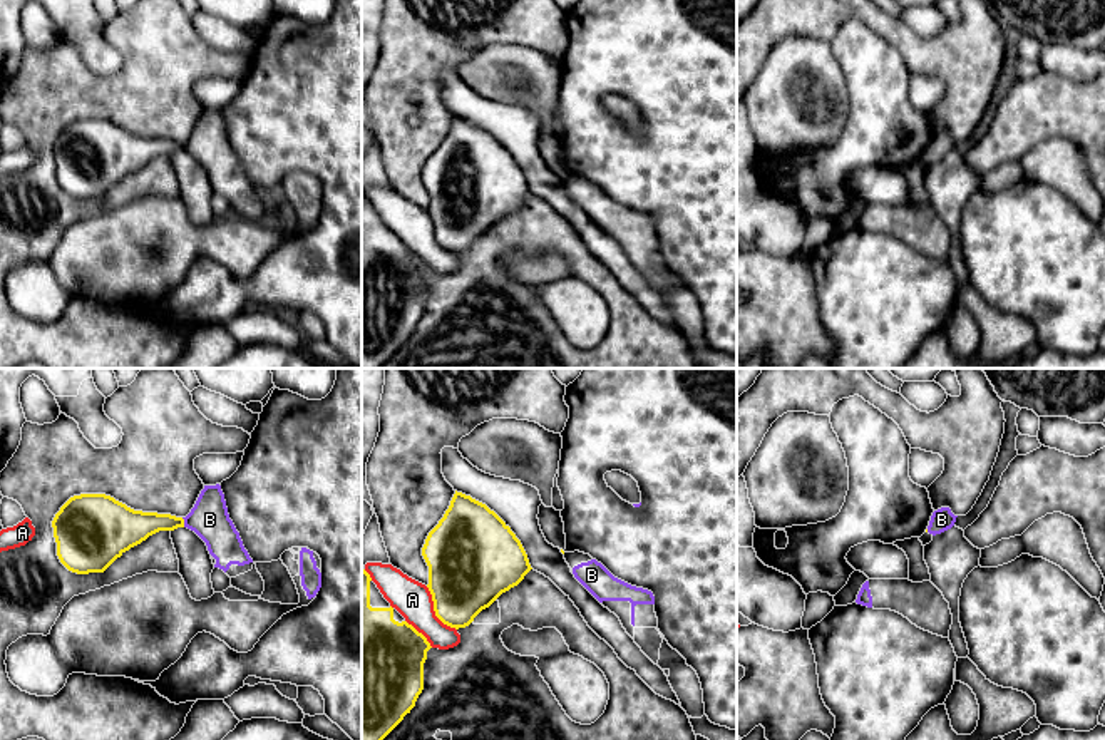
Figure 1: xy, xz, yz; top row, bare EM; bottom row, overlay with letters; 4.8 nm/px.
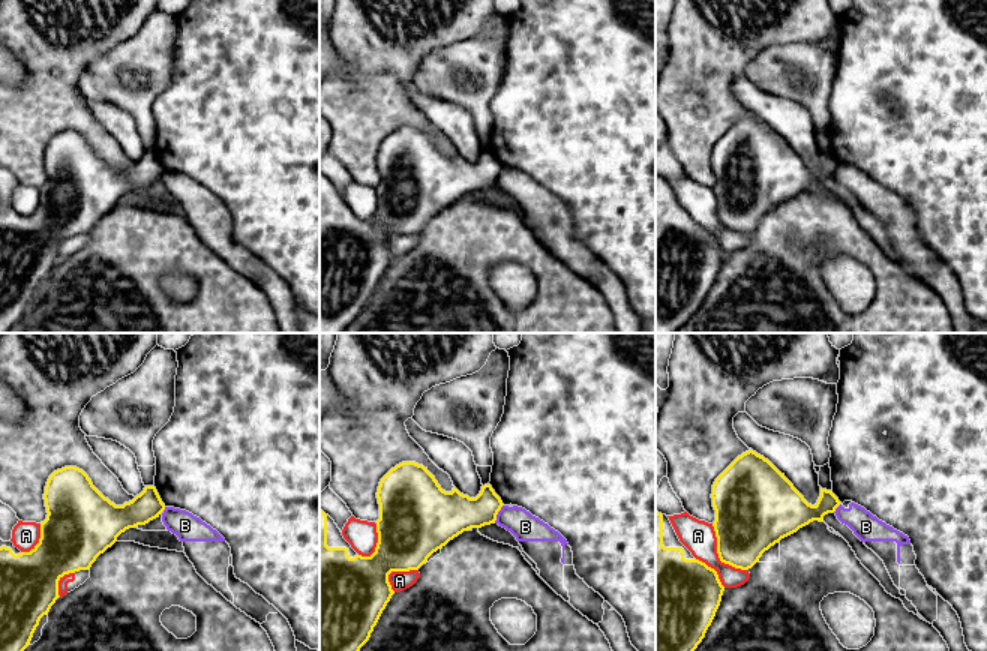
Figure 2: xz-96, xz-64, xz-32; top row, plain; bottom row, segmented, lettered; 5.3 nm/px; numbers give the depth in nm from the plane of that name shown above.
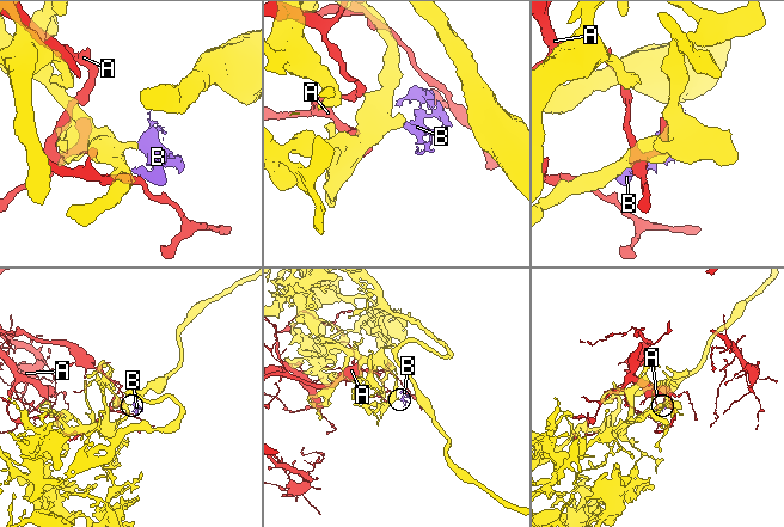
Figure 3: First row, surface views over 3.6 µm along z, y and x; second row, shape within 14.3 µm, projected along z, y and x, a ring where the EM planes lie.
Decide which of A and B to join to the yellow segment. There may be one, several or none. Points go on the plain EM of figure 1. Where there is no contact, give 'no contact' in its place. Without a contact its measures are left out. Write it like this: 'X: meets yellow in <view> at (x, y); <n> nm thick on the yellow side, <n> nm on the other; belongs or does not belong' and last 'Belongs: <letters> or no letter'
A: meets yellow in xz at (434, 235); 380 nm thick on the yellow side, 180 nm on the other; does not belong
B: meets yellow in xy at (183, 148); 170 nm thick on the yellow side, 190 nm on the other; does not belong
Belongs: no letter

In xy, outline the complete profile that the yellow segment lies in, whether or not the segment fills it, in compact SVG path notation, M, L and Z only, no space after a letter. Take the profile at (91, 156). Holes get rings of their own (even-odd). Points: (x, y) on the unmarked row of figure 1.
M105 119L70 122L52 146L57 181L72 198L104 198L117 182L159 156L184 152L171 139L142 137Z

